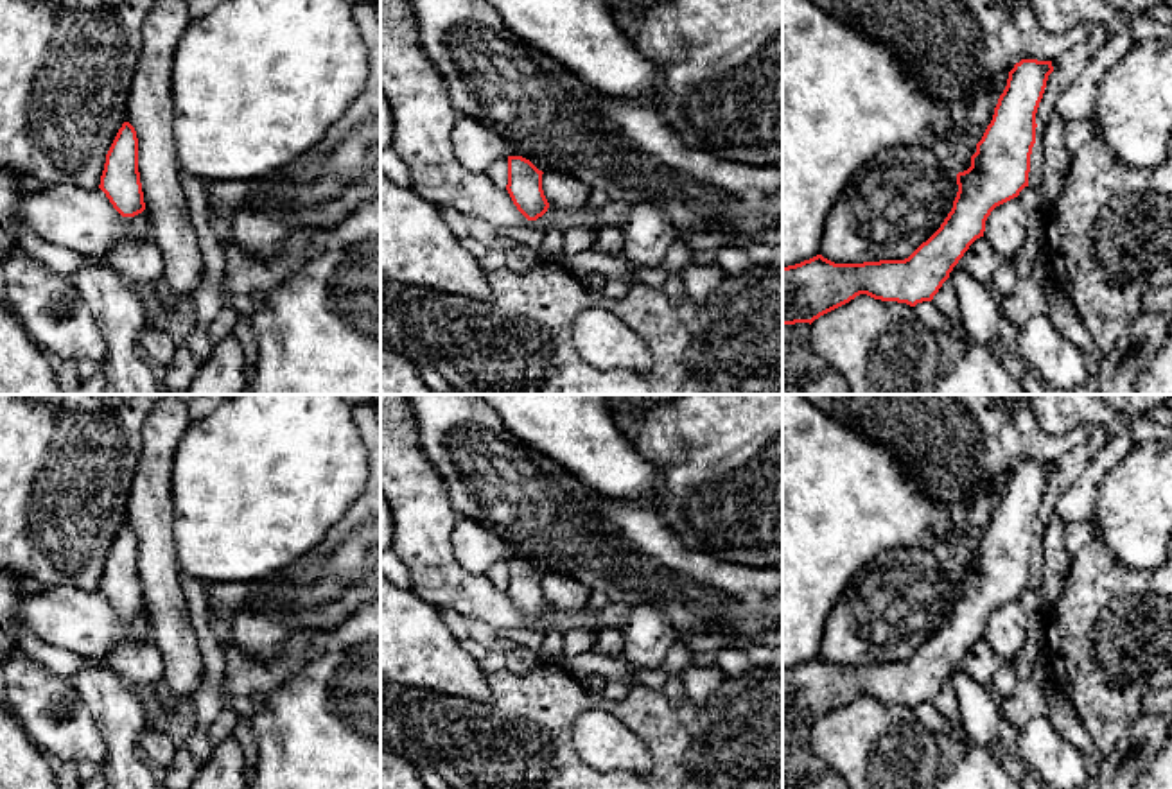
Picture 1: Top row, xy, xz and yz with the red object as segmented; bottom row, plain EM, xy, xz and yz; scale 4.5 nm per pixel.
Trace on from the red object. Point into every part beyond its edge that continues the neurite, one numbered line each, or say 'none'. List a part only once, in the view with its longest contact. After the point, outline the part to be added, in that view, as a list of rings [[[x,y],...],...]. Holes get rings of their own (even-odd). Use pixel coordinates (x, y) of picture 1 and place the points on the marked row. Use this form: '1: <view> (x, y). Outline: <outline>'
none

